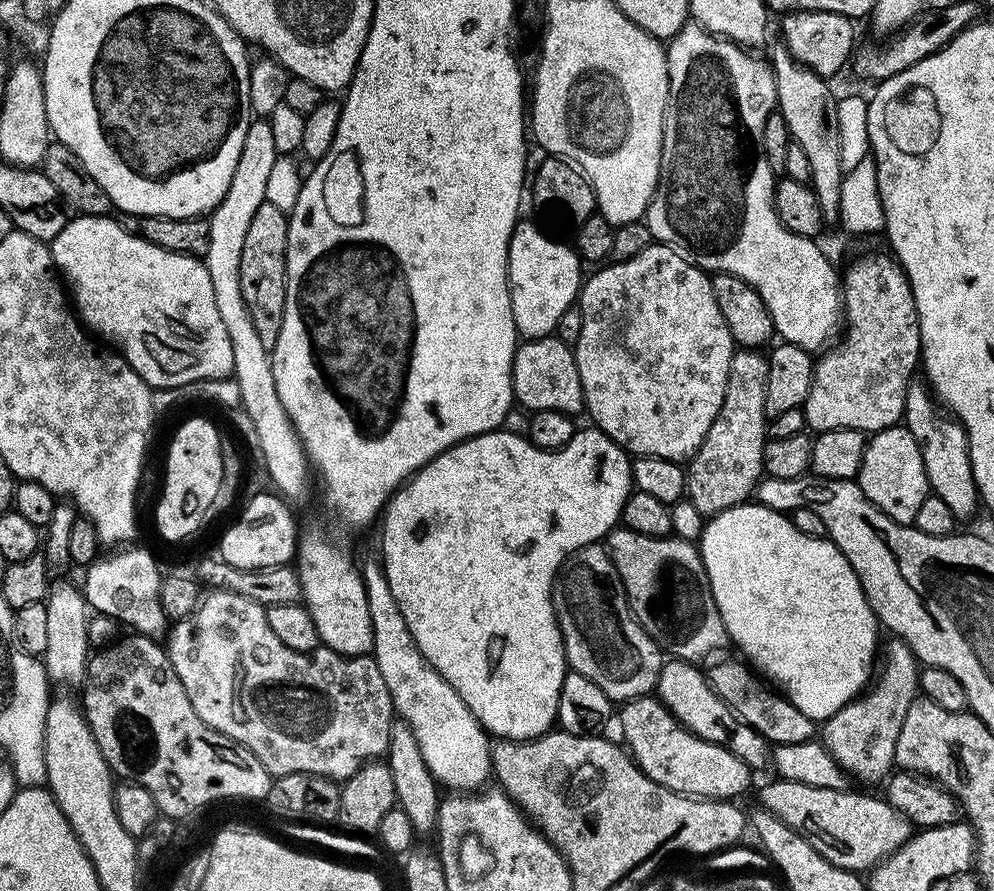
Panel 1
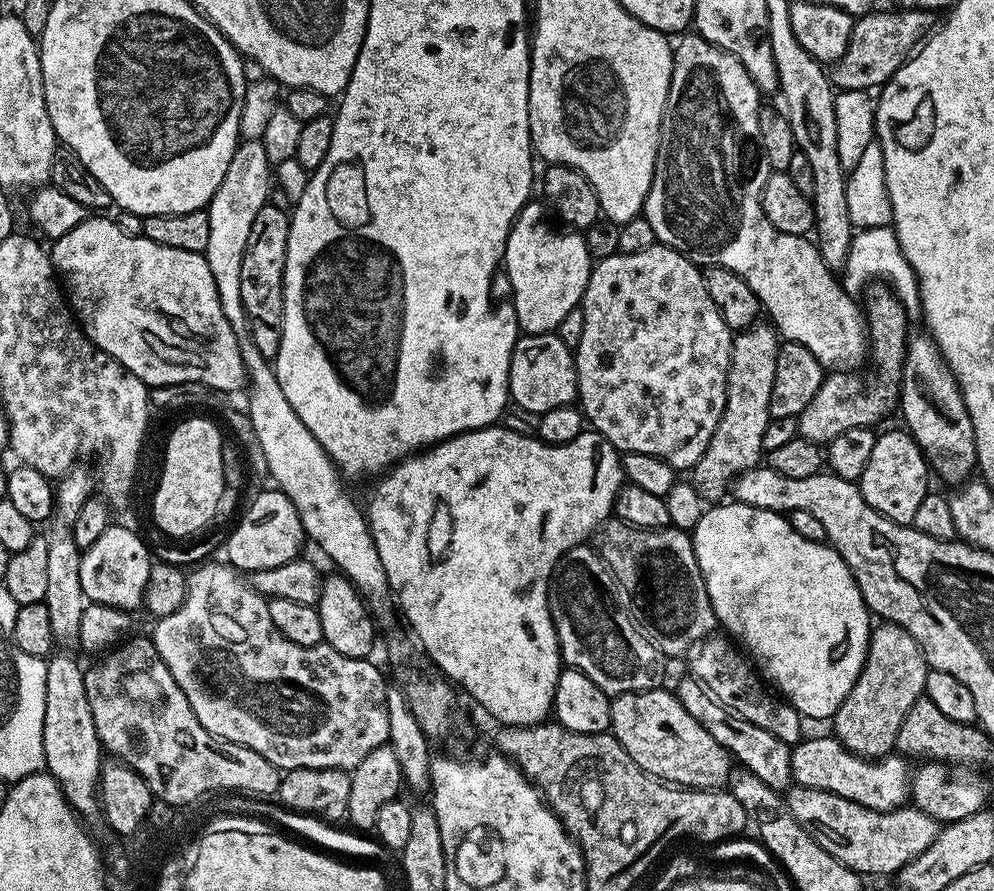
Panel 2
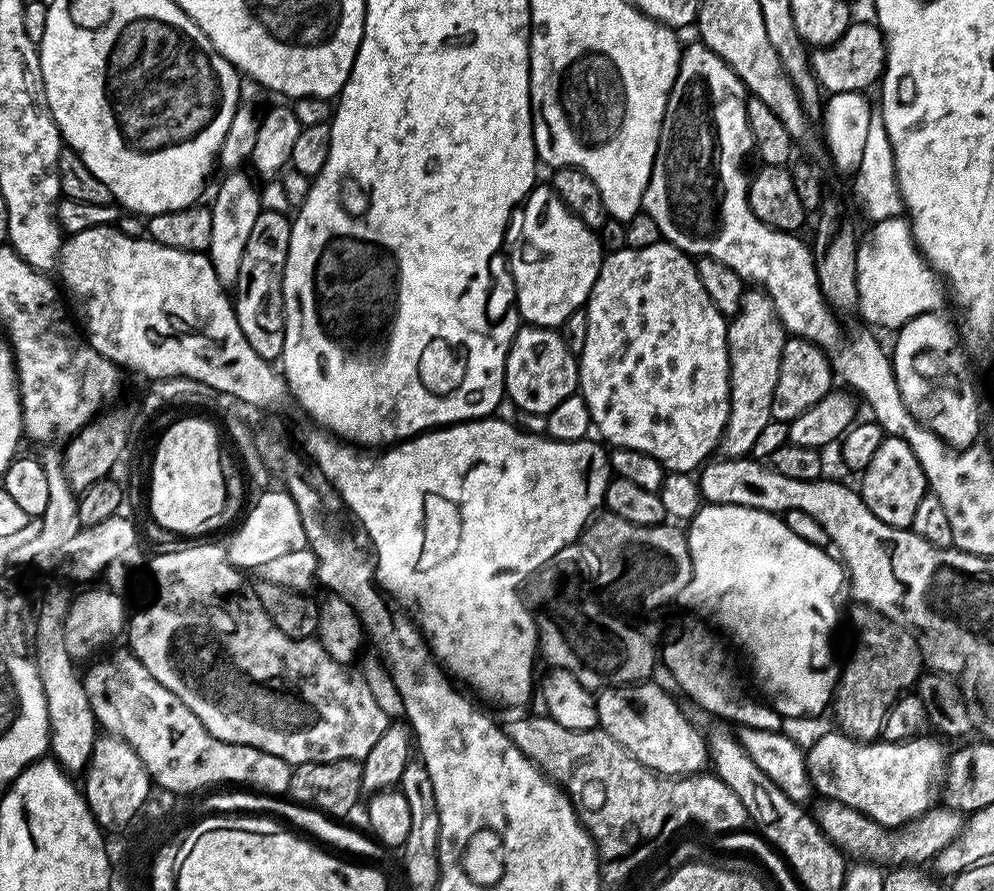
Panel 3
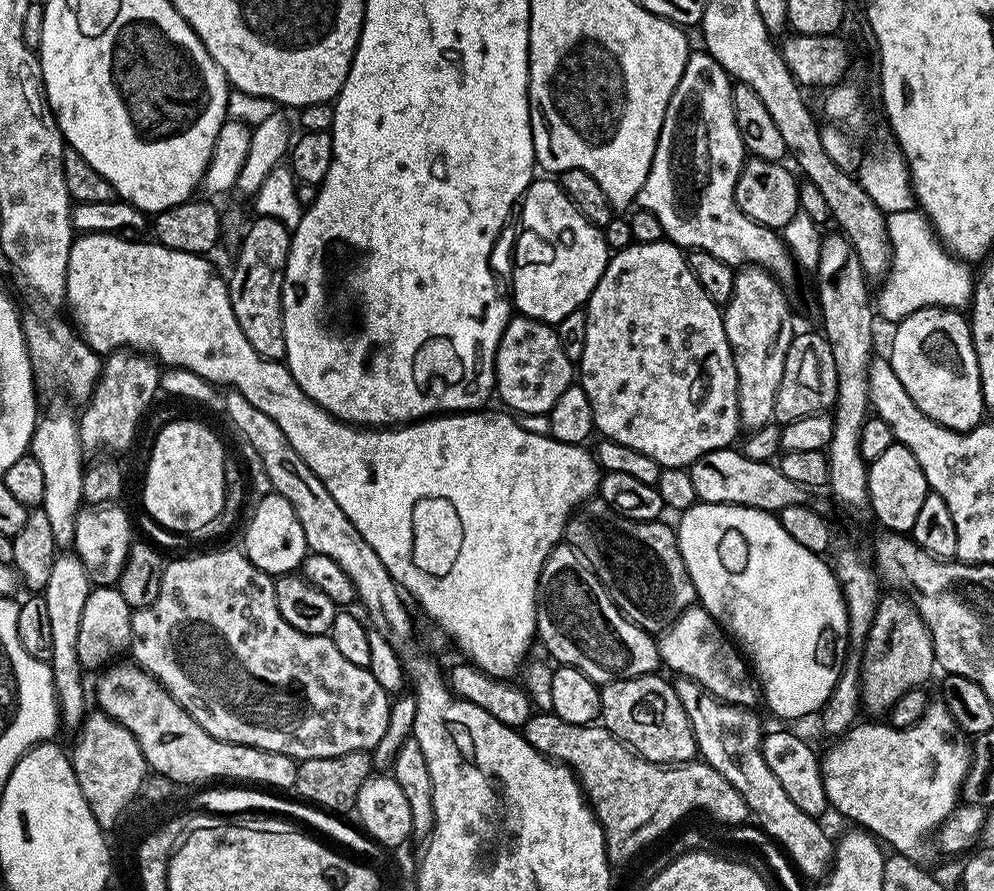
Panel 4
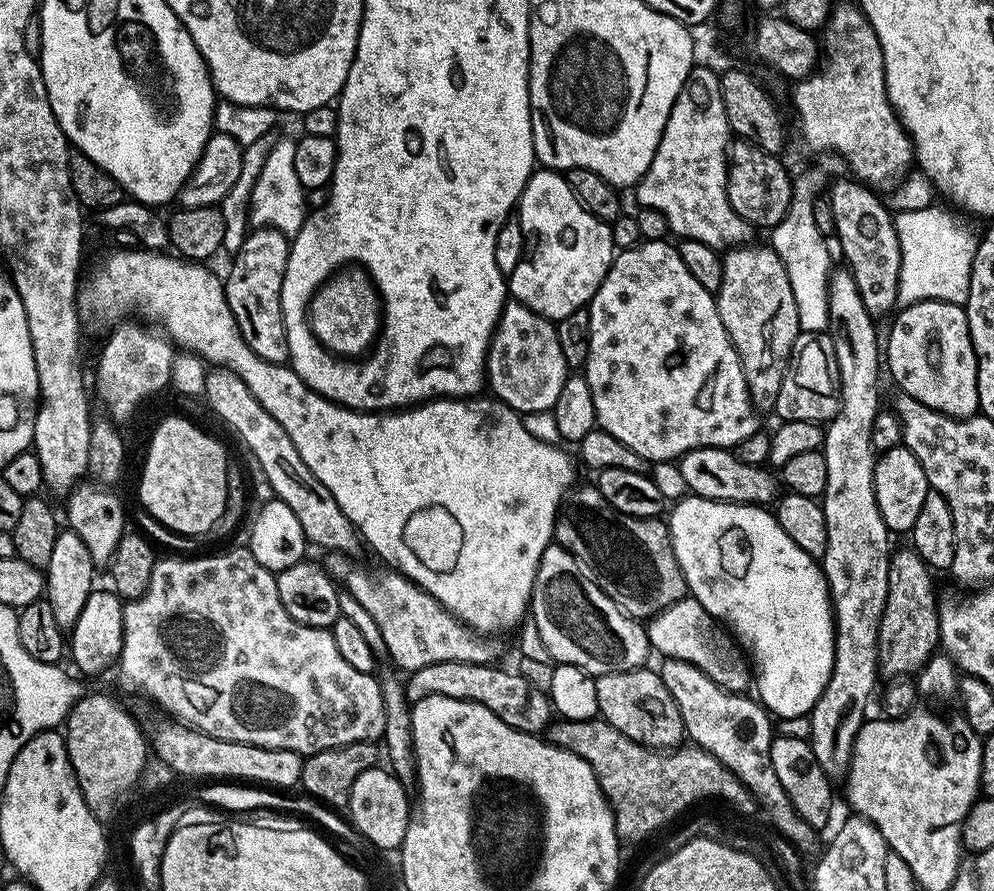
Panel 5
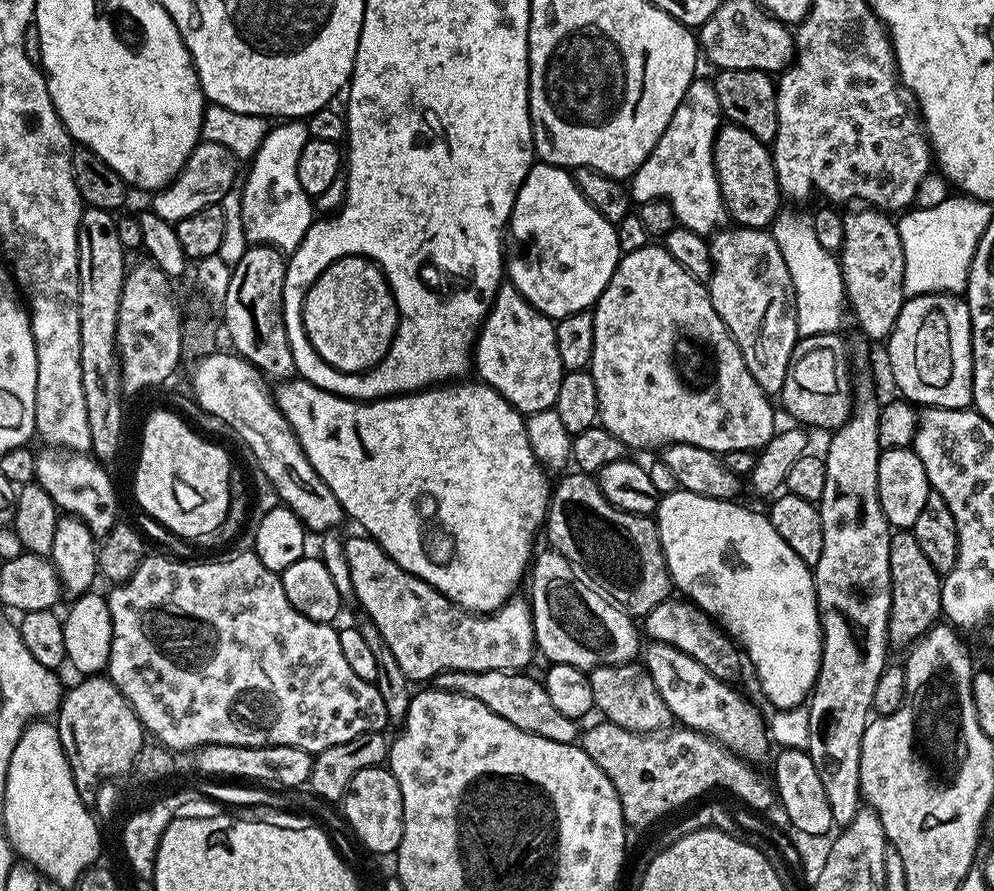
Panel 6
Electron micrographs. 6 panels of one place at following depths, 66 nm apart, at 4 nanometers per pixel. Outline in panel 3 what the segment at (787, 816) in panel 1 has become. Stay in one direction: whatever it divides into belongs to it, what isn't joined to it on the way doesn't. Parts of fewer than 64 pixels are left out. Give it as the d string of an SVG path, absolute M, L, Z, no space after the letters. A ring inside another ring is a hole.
M821 799L819 803L816 812L814 811L814 819L826 834L826 838L849 857L856 856L852 858L860 862L871 862L877 866L923 865L923 860L931 861L942 850L946 850L946 846L950 846L950 842L954 842L954 838L958 838L963 832L966 823L965 817L953 808L933 806L916 820L903 824L897 830L883 828L866 814L837 800Z

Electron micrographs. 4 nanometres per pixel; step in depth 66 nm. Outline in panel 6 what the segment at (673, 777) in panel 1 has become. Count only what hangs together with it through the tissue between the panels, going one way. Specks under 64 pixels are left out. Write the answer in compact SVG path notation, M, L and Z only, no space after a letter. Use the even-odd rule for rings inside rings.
M643 663L593 668L588 672L588 681L590 690L594 690L595 711L600 711L604 715L601 717L609 724L617 724L631 732L655 734L665 731L673 723L670 706L662 702L662 694L658 694L658 686L654 686L654 678L650 678Z

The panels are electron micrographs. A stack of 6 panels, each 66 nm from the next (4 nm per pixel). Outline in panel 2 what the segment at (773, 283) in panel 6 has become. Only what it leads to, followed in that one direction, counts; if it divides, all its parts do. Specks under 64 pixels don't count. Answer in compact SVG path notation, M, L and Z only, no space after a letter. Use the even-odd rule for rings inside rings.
M768 322L751 324L733 335L728 377L726 406L714 430L714 438L706 446L706 454L690 469L690 483L706 502L720 502L732 487L732 481L746 470L757 467L765 455L762 433L770 419L770 389L774 387L774 365L782 340Z

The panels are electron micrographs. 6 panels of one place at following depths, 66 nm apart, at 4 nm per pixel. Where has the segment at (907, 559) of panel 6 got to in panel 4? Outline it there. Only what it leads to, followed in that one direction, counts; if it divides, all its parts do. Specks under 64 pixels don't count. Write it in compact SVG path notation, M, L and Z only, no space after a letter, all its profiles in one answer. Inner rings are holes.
M896 590L881 595L862 651L864 664L859 665L860 699L867 711L869 708L872 712L887 713L896 705L898 698L902 698L902 694L927 685L932 668L937 667L932 635L926 622L907 595Z

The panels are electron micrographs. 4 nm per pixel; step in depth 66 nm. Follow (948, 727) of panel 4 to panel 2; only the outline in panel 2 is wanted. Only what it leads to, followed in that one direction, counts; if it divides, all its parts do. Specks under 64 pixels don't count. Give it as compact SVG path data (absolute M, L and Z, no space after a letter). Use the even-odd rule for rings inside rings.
M809 735L800 743L791 745L790 770L793 781L799 787L826 790L842 798L850 798L850 802L858 802L858 806L879 812L901 807L909 799L910 767L903 755L889 754L881 756L879 760L866 760L863 756L848 752L835 735L827 735Z

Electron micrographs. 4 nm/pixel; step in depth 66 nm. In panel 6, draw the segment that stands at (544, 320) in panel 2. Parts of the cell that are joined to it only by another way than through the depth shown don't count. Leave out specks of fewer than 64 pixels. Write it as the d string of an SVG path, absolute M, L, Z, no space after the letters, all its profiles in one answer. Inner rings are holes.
M543 162L533 163L522 186L516 191L510 240L516 245L512 253L509 251L506 256L507 279L541 314L553 318L591 309L606 290L622 255L615 224L602 218L602 214L598 214L598 210L594 210L594 206L582 198L573 173L567 168L559 168L557 164Z

